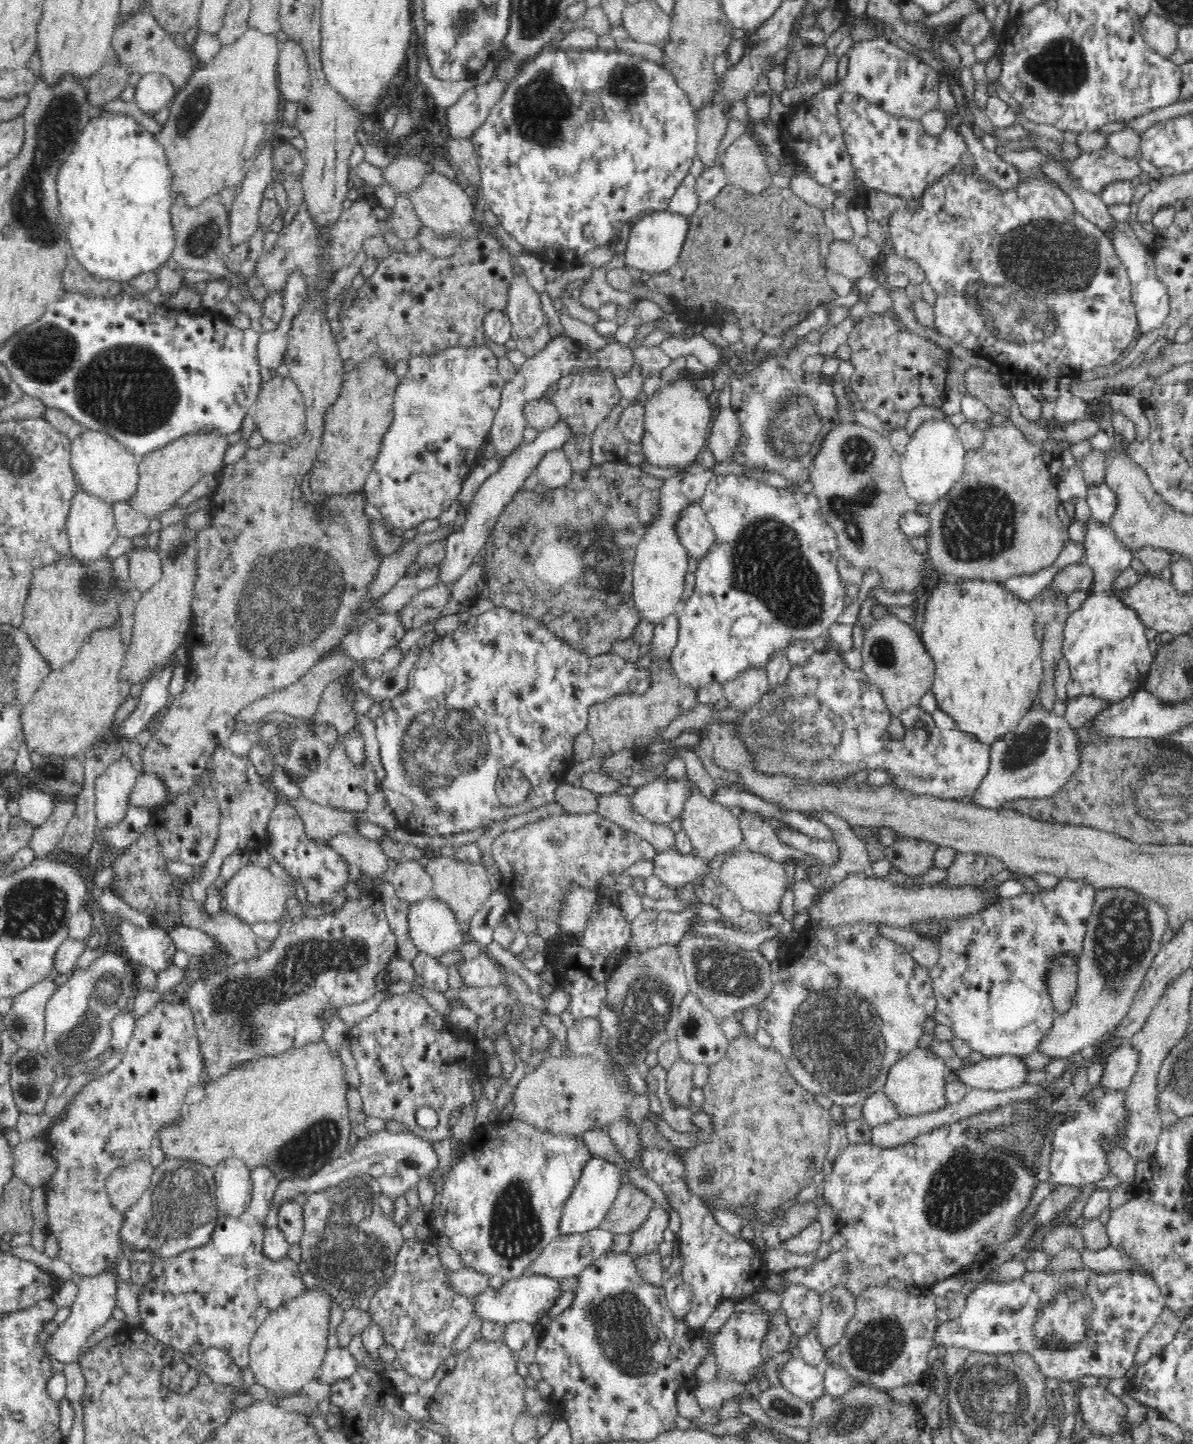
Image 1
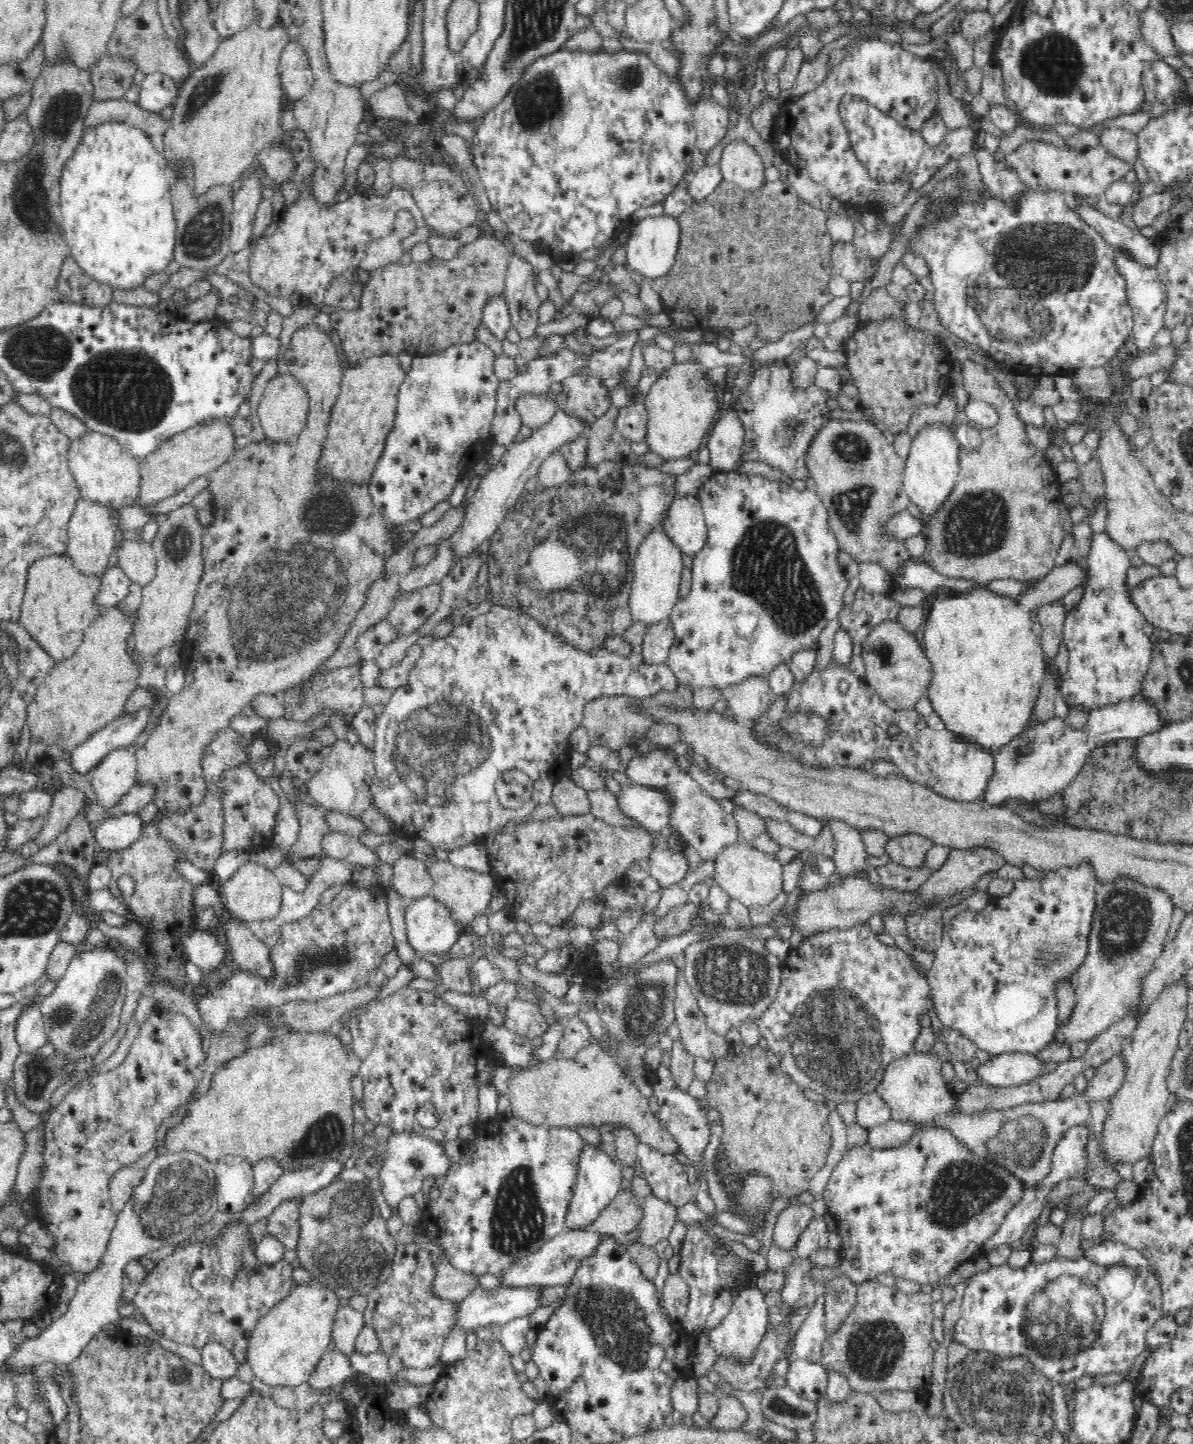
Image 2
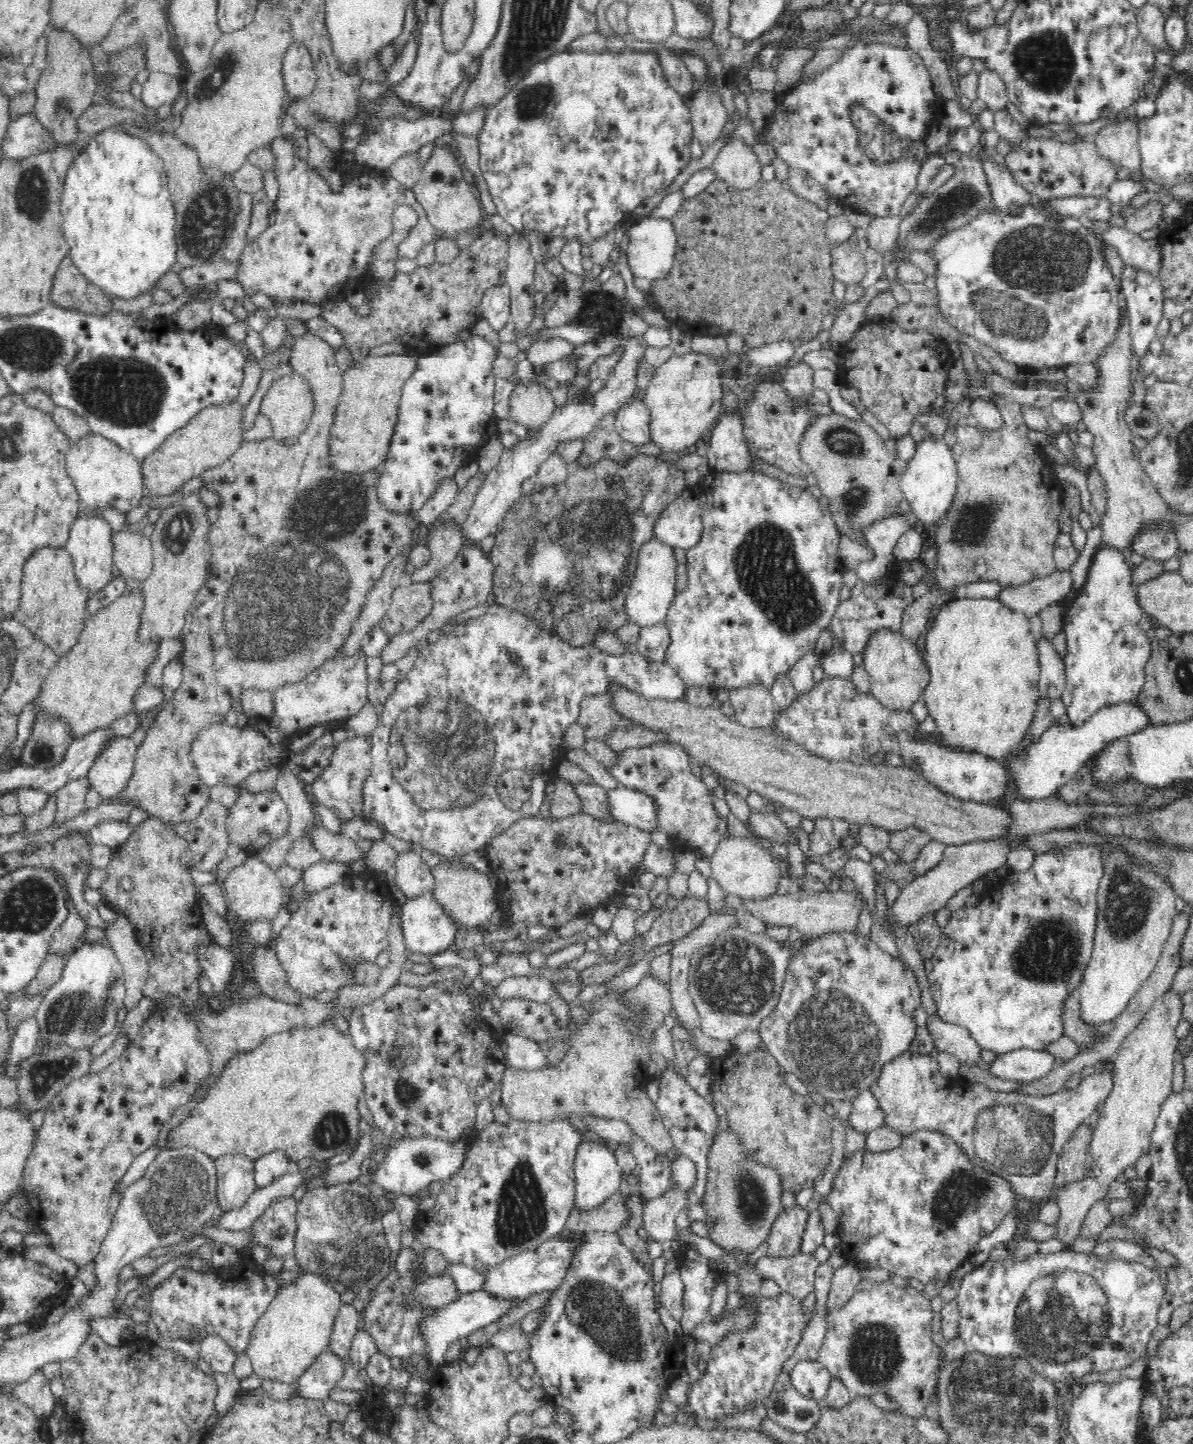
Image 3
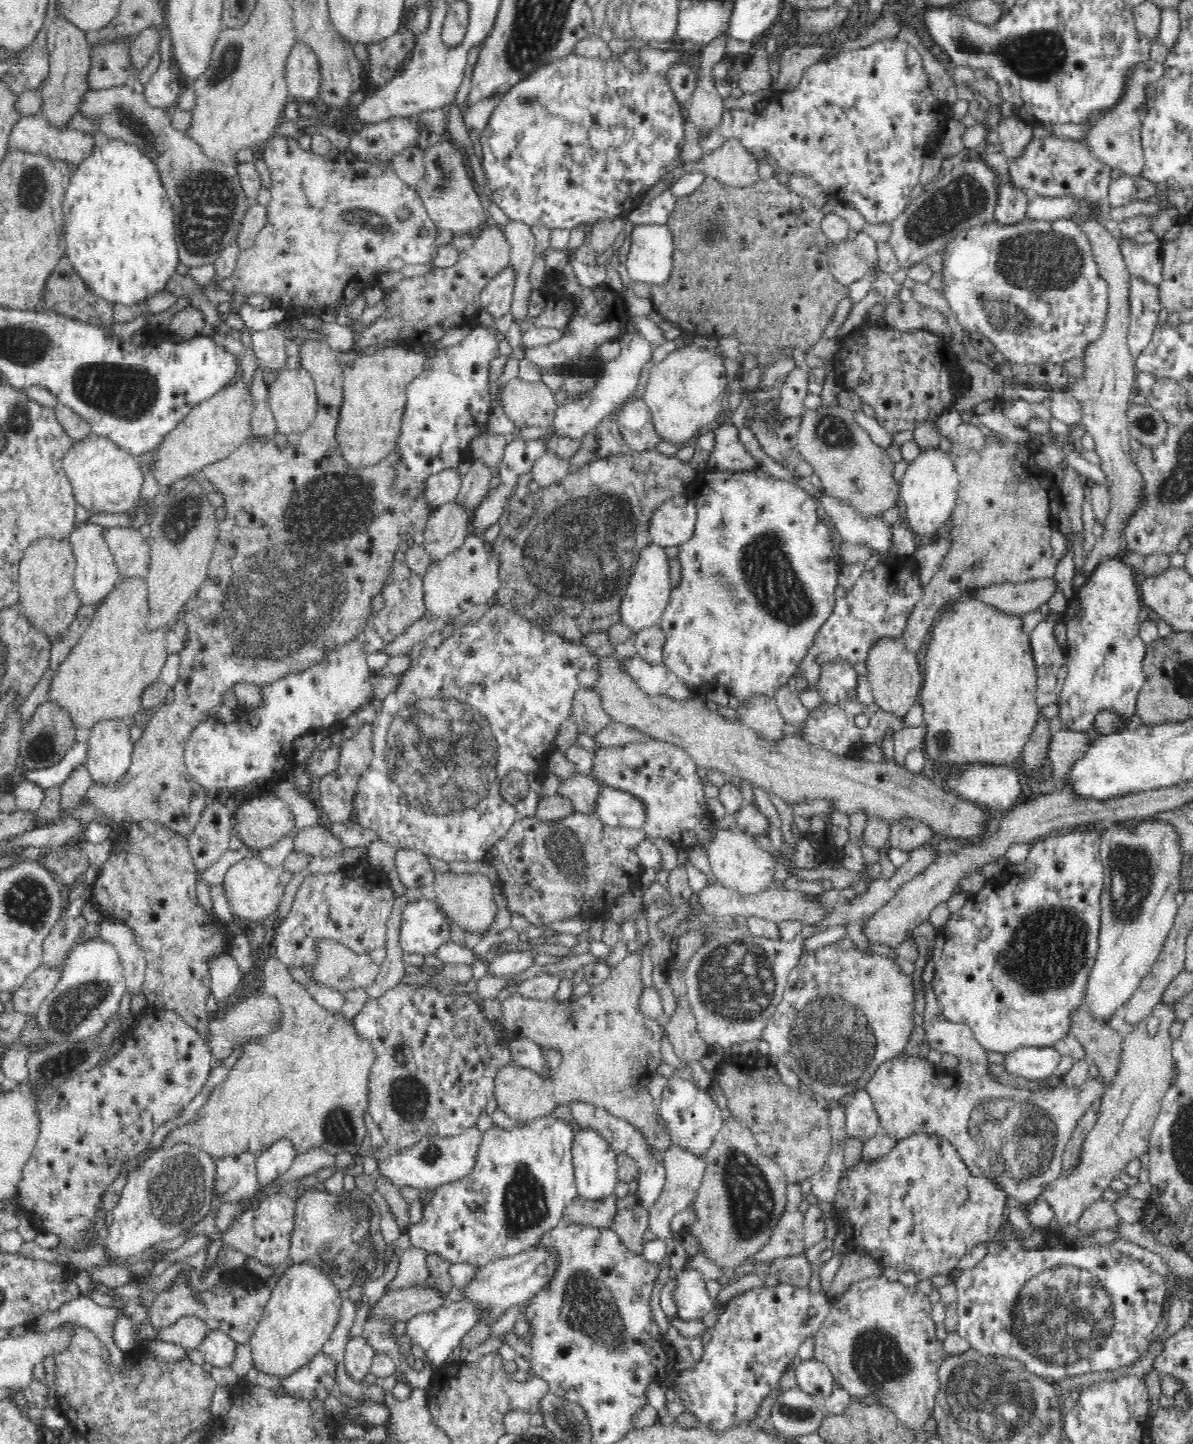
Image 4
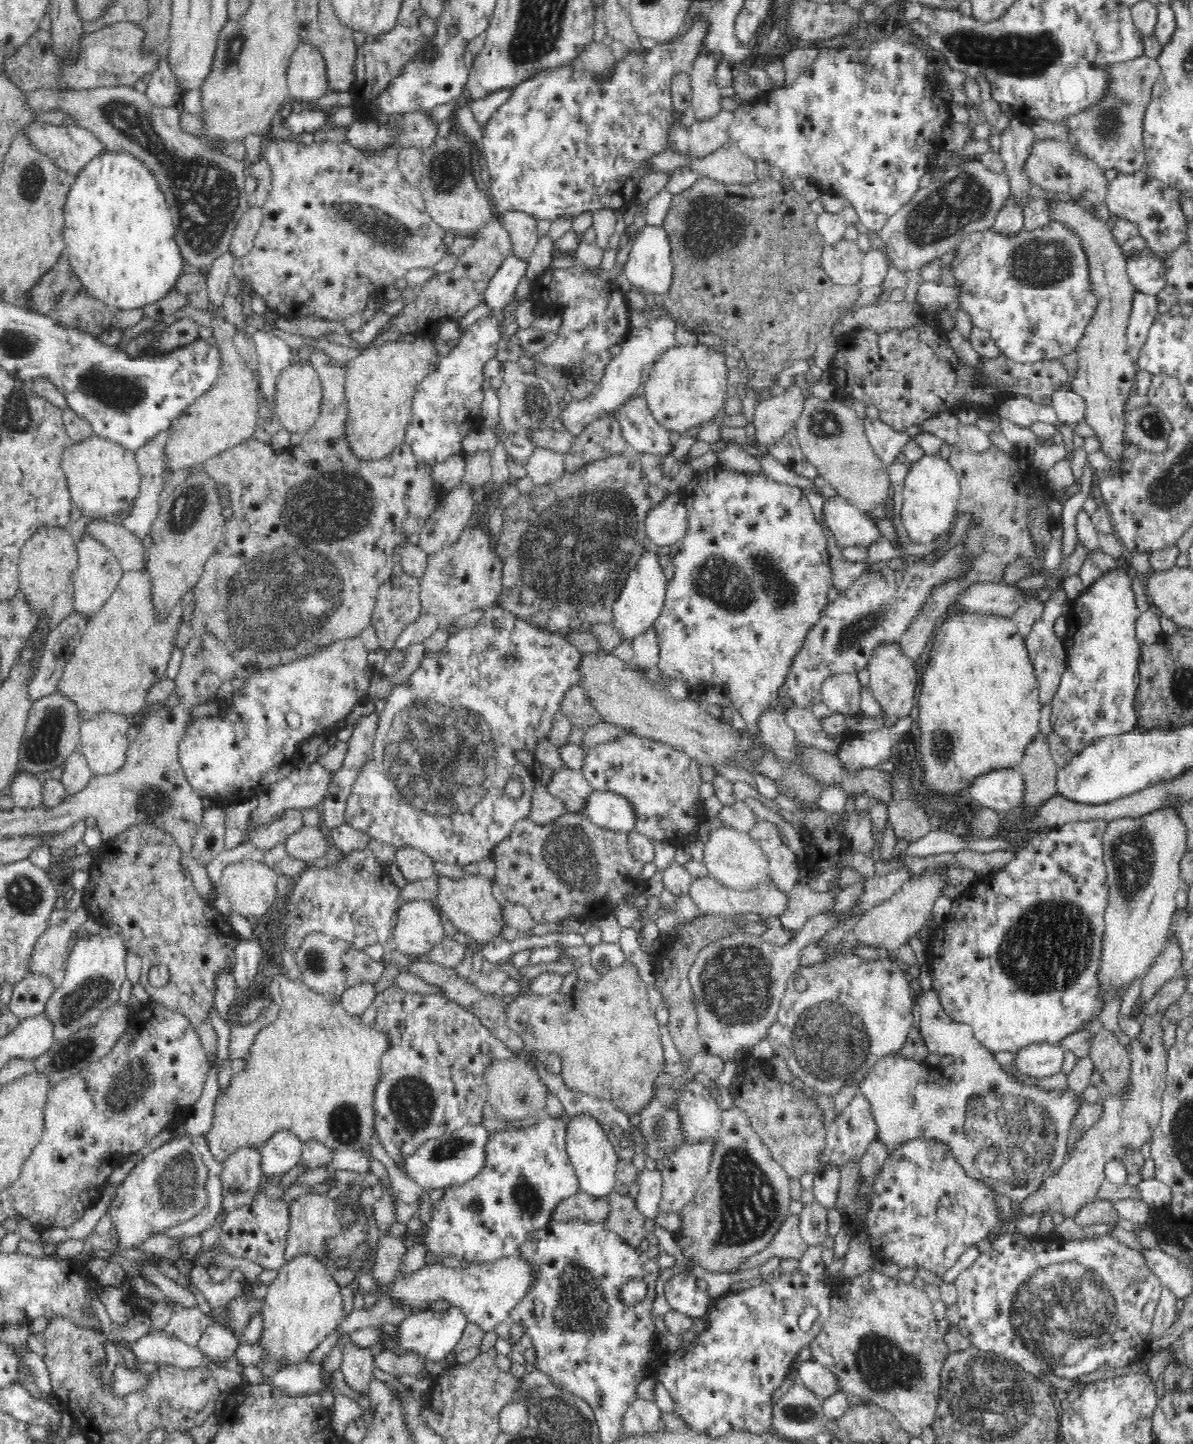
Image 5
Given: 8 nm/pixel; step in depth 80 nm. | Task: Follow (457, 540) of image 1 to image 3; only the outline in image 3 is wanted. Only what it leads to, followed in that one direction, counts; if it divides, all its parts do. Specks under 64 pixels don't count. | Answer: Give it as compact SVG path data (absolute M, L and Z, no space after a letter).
M643 336L626 337L622 344L622 356L612 366L609 378L602 388L596 388L594 396L586 402L573 404L567 402L565 406L554 410L548 423L537 430L535 434L526 439L520 439L514 446L506 448L502 454L498 466L485 474L482 488L472 504L468 519L463 524L464 540L478 544L488 535L498 532L500 522L503 522L504 514L510 508L512 502L522 493L521 485L527 478L536 474L540 467L564 441L576 441L590 435L602 421L604 416L616 413L622 406L634 399L637 390L638 366L645 361L646 348L649 344Z

